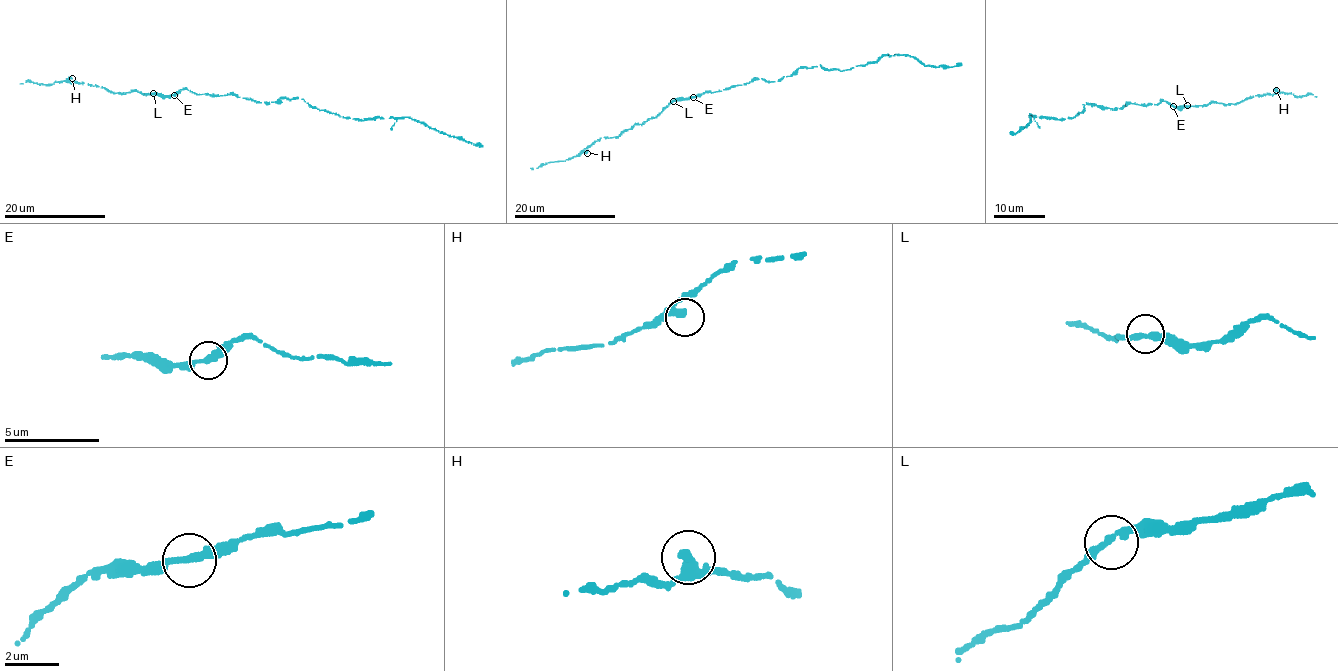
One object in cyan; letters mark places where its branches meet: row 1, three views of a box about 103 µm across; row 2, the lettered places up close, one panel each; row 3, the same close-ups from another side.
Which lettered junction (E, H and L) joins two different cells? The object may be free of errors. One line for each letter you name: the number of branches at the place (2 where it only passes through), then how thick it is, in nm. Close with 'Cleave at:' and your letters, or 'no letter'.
Cleave at: no letter

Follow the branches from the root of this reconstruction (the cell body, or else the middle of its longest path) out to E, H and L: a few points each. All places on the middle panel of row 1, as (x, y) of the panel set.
E: (756, 79), (693, 98)
H: (756, 79), (721, 91), (675, 99), (655, 118), (634, 125), (618, 136), (594, 141), (584, 148), (587, 153)
L: (756, 79), (673, 101)

